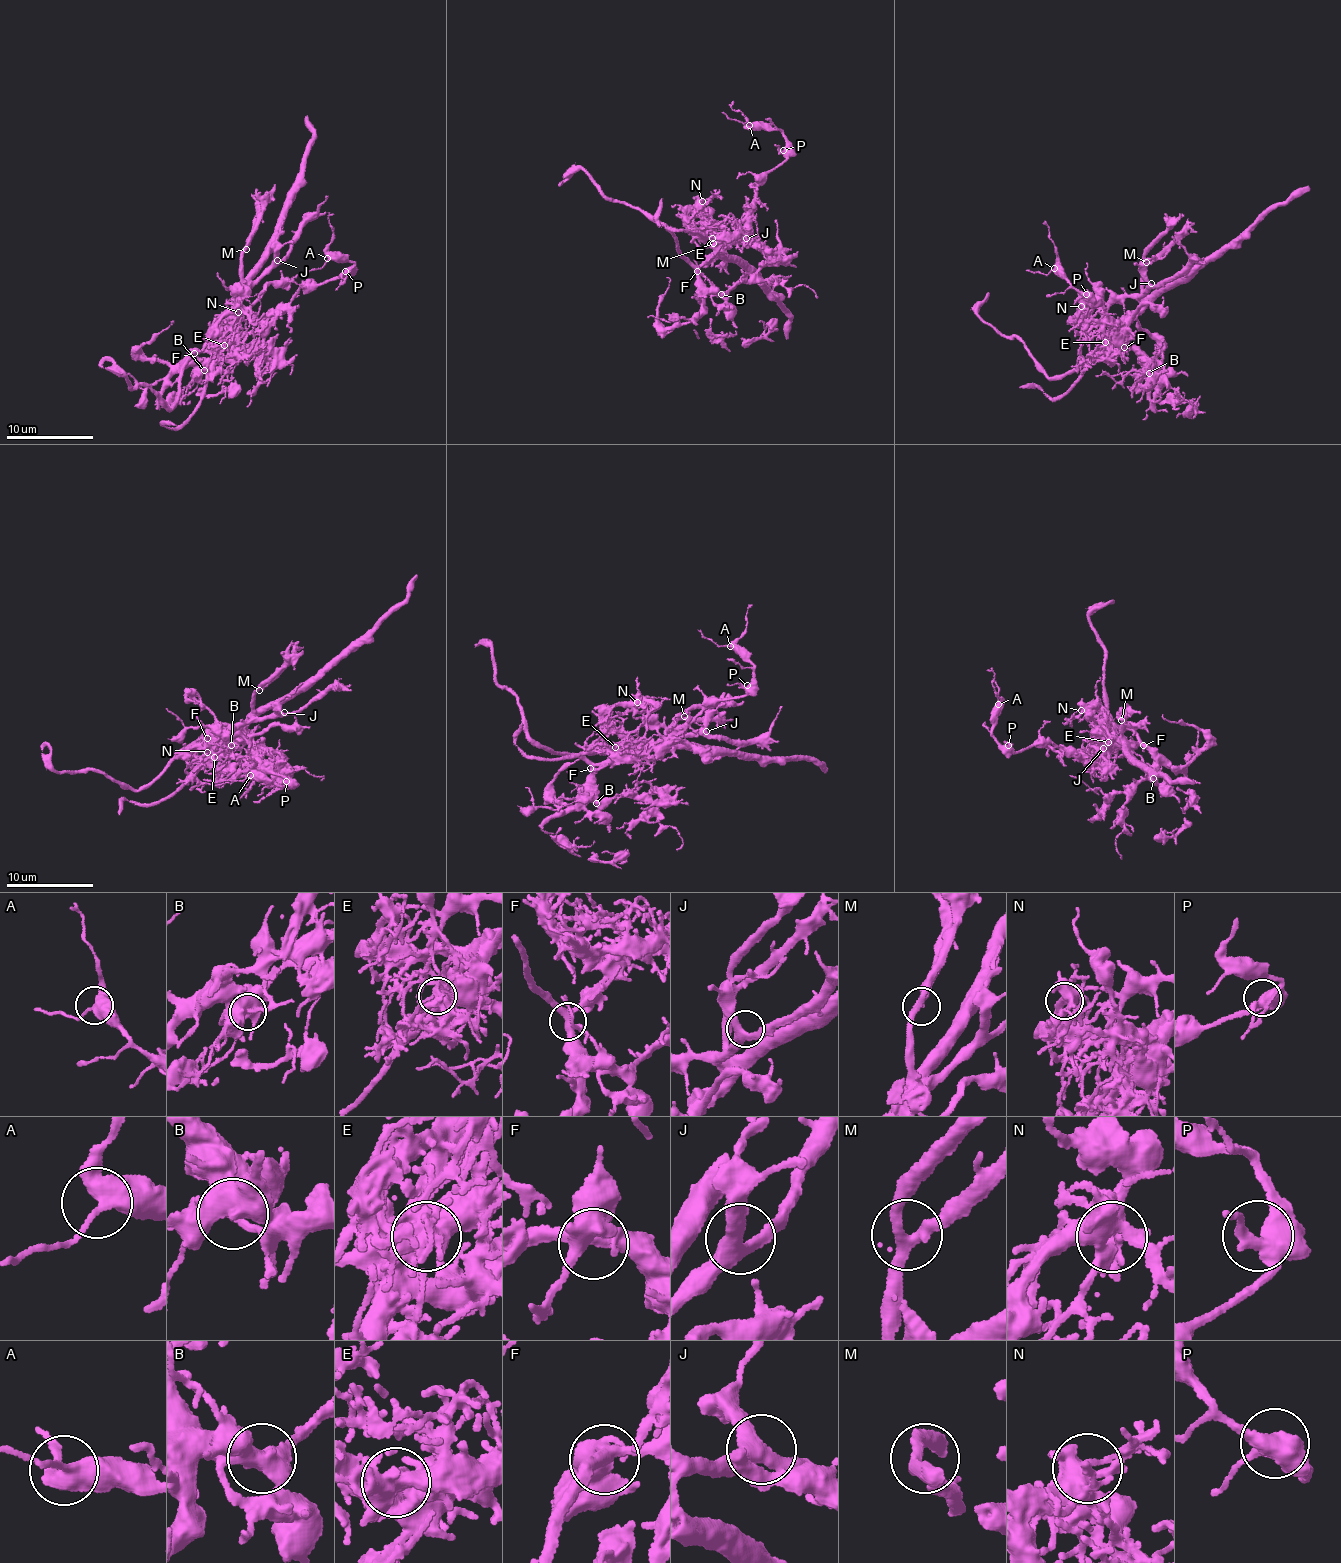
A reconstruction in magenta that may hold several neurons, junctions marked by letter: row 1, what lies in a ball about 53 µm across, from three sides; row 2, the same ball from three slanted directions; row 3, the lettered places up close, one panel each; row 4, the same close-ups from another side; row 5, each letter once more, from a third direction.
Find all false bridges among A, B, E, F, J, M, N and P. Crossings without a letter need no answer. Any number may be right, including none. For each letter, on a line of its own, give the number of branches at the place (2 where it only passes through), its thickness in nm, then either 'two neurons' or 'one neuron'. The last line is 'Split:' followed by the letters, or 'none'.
A: branches 3; calibre 400 nm; one neuron
B: branches 3; calibre 460 nm; one neuron
E: branches 4; calibre 440 nm; two neurons
F: branches 4; calibre 360 nm; one neuron
J: branches 3; calibre 400 nm; one neuron
M: branches 3; calibre 280 nm; one neuron
N: branches 8; calibre 500 nm; one neuron
P: branches 4; calibre 440 nm; one neuron
Split: E

